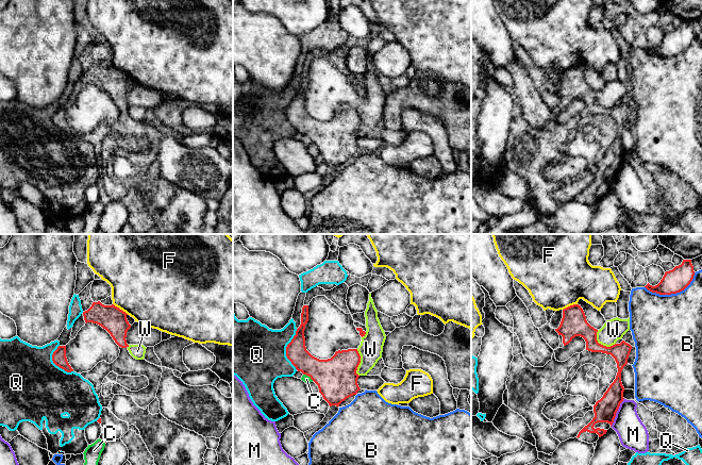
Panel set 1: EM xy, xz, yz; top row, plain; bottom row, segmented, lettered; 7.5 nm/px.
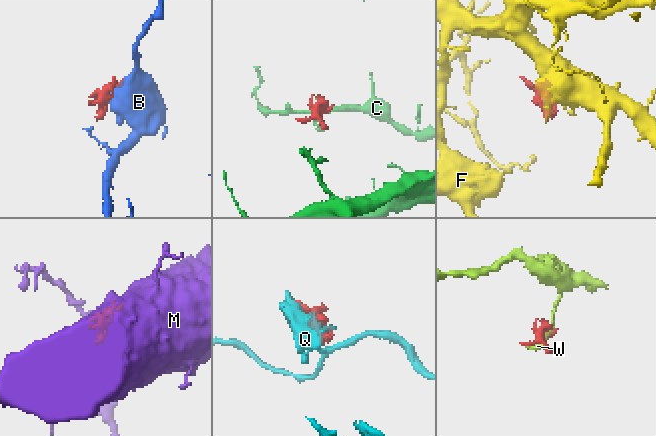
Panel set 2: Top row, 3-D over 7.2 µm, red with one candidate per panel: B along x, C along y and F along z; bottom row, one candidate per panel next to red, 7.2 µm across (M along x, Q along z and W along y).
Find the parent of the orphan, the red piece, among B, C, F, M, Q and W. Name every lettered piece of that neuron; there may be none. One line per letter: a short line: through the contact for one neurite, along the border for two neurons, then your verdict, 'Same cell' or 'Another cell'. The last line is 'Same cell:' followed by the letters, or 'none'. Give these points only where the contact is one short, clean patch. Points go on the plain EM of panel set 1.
B: Another cell
C: Another cell
F: Line: xy (113, 65), (128, 76). Another cell
M: Line: yz (623, 160), (611, 187). Another cell
Q: Another cell
W: Another cell
Same cell: none

